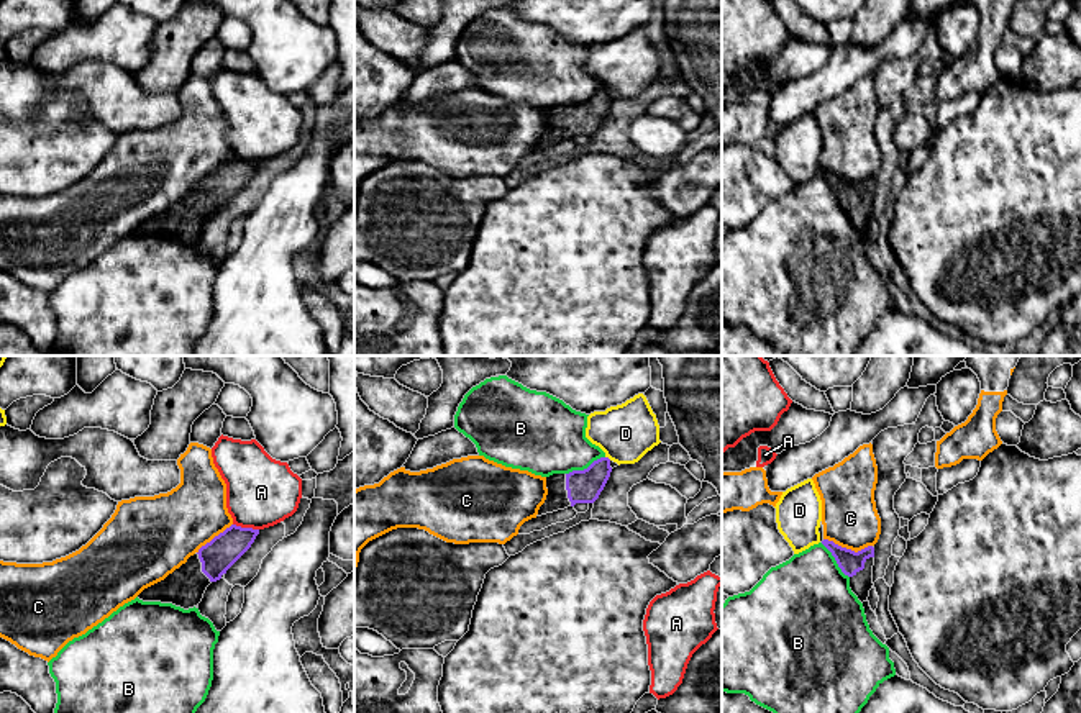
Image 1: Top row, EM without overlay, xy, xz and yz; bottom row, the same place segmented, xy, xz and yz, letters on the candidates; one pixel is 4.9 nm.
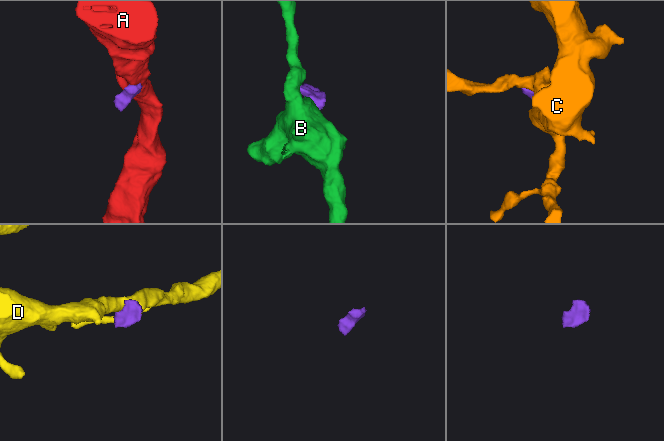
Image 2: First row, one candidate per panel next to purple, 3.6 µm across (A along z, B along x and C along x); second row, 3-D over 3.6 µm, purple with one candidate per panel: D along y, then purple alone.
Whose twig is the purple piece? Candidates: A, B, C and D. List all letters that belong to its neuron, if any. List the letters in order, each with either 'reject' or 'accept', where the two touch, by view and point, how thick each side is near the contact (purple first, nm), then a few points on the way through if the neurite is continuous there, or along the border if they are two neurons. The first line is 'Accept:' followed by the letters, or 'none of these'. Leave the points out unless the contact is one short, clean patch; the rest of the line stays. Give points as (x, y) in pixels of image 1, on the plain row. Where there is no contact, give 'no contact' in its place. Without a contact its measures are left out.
Accept: none of these
A: reject; contact xy (246, 161); calibres 160 and 340 nm; border xy (233, 156), (258, 163)
B: reject; contact xz (584, 102); calibres 160 and 380 nm; border xz (604, 89), (583, 102), (573, 102), (566, 107)
C: reject; contact yz (848, 182); calibres 120 and 280 nm; border yz (824, 171), (855, 184), (871, 179)
D: reject; contact xz (607, 90); calibres 160 and 280 nm; border xz (606, 89), (611, 92)

